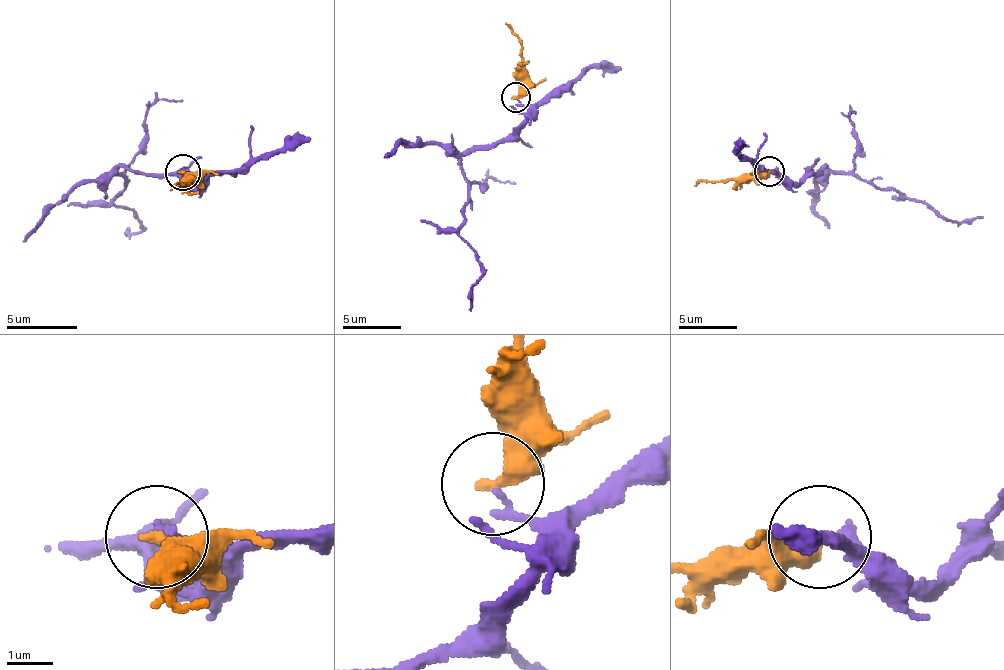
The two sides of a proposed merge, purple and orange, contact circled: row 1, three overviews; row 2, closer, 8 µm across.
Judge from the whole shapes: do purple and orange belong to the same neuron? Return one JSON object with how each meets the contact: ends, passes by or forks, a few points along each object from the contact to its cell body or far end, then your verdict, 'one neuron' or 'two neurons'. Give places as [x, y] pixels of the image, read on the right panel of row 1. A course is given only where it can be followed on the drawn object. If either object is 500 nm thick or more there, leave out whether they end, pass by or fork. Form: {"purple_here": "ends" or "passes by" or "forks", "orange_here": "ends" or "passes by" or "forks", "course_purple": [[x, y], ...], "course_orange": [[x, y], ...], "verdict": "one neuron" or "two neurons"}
{"purple_here": "ends", "orange_here": "ends", "course_purple": [[770, 172], [793, 183], [831, 169], [872, 180], [881, 189], [898, 189], [945, 218], [960, 221], [983, 215]], "course_orange": [[770, 172], [694, 186]], "verdict": "two neurons"}

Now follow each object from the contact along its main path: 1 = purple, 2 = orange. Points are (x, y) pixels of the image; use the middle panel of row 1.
1: (515, 98), (527, 107), (524, 121), (462, 159), (468, 200), (459, 235), (483, 273), (471, 311)
2: (515, 98), (521, 39), (506, 22)

